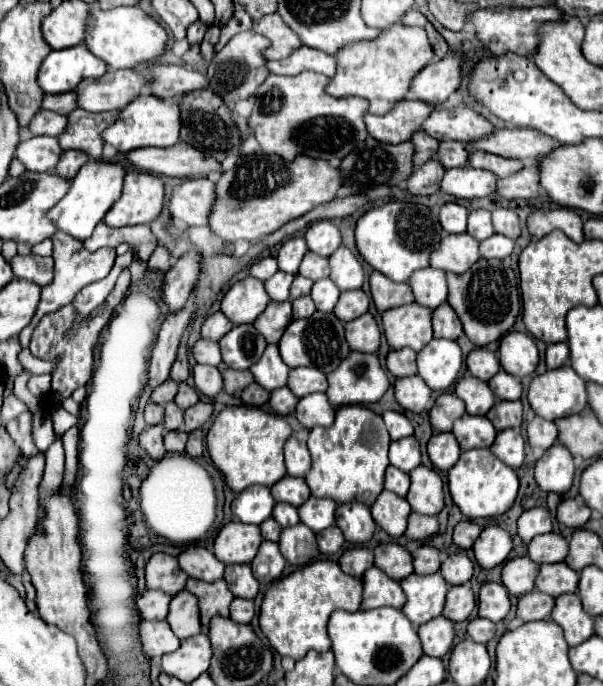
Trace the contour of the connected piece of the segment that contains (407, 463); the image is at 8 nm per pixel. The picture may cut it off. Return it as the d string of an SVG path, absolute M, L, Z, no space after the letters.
M414 436L396 440L390 444L390 464L402 472L410 472L420 466L420 448Z

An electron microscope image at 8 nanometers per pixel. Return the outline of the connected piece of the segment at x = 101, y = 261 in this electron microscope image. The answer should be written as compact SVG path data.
M56 232L52 236L52 242L54 242L54 252L52 252L52 258L54 258L54 280L48 286L42 288L42 298L40 298L38 310L36 310L32 322L18 336L23 349L29 347L32 332L34 332L34 328L38 326L38 322L40 322L40 318L44 314L60 310L62 306L66 306L66 304L70 304L74 300L78 290L82 290L84 286L88 286L88 284L92 284L96 280L102 280L110 272L110 268L114 264L114 258L116 258L116 252L112 248L100 248L96 252L88 252L80 240L76 240L72 236L66 236L64 232Z

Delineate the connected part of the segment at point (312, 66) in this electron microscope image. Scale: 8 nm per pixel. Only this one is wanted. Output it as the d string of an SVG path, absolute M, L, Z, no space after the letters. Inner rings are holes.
M302 46L296 52L292 52L286 60L268 62L268 68L272 74L284 74L284 76L296 76L306 70L320 72L324 76L334 76L336 74L336 58L322 50Z

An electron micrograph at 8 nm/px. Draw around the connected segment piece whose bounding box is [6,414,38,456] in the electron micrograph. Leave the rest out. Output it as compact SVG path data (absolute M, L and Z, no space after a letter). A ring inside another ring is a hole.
M20 414L20 416L12 418L12 420L6 424L8 434L12 436L12 440L14 440L16 446L22 450L24 456L34 456L34 454L38 454L38 448L34 446L32 436L30 436L30 428L32 428L30 422L32 422L32 416L30 416L30 414Z

